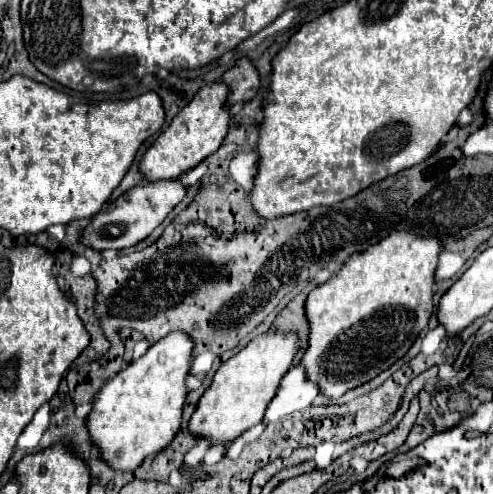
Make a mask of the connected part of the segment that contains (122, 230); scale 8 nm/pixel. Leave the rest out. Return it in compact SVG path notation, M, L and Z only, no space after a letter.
M161 180L161 182L145 182L131 190L127 190L121 198L115 202L109 200L101 212L97 212L91 222L81 230L81 244L93 248L93 250L105 250L105 248L129 248L137 242L145 240L165 218L167 214L181 202L185 196L185 186L177 180Z

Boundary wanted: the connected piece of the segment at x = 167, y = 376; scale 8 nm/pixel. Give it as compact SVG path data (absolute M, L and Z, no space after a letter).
M173 332L165 336L161 342L153 344L141 358L133 360L125 370L107 380L103 388L93 398L93 408L87 416L87 430L91 436L91 444L101 452L101 460L105 460L113 470L135 470L143 462L143 458L161 452L175 438L181 426L181 410L187 396L185 378L189 374L193 342L189 342L187 334Z

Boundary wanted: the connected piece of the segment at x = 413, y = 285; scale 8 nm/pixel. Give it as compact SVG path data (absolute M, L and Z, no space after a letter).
M413 232L389 234L389 238L353 254L333 278L309 292L305 302L309 346L299 364L307 370L307 378L321 390L321 394L327 398L341 398L347 390L373 380L407 354L419 332L427 326L433 310L433 284L439 252L441 244L435 238L417 238Z

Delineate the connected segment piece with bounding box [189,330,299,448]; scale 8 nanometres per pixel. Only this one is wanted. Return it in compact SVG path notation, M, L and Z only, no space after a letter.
M271 330L253 338L239 354L219 366L209 390L205 390L189 420L189 432L197 438L205 438L211 446L227 448L247 428L261 422L297 350L299 342L295 334L275 334Z

